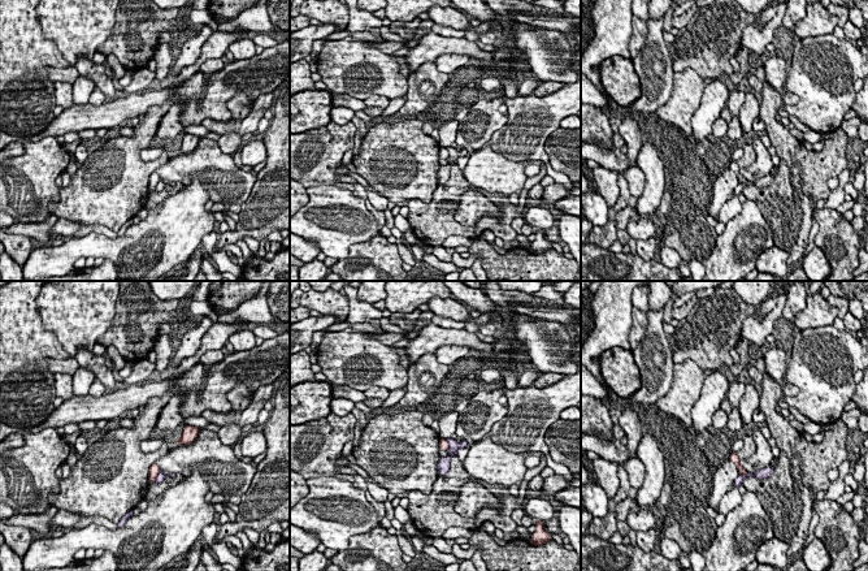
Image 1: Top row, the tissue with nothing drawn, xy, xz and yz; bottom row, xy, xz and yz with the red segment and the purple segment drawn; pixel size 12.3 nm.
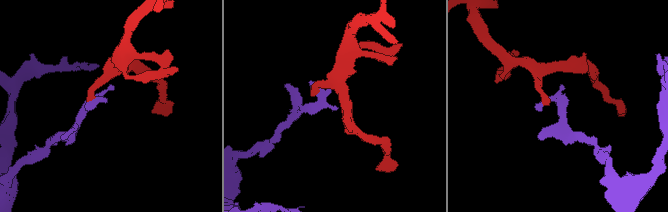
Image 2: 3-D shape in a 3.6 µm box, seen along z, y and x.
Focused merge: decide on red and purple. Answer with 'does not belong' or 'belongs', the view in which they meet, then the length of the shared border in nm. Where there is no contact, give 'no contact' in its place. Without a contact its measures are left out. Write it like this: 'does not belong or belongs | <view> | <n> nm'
does not belong | xy | 200 nm

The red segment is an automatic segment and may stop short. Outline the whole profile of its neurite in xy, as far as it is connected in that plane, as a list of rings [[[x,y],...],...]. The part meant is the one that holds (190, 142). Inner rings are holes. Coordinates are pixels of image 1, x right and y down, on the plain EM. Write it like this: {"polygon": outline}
{"polygon": [[[185,134],[182,143],[177,148],[177,153],[187,153],[192,152],[198,143],[199,143],[199,137],[192,135],[192,134]]]}

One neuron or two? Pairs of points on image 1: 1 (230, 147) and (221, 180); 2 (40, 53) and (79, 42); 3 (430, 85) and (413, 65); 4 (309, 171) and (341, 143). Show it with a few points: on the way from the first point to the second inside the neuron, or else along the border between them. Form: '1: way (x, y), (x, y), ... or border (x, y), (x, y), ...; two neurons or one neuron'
1: border (216, 141), (224, 152), (231, 155); two neurons
2: border (39, 24), (42, 34), (55, 44), (70, 65); two neurons
3: border (434, 61), (424, 61), (409, 74); two neurons
4: way (317, 163), (333, 147); one neuron

